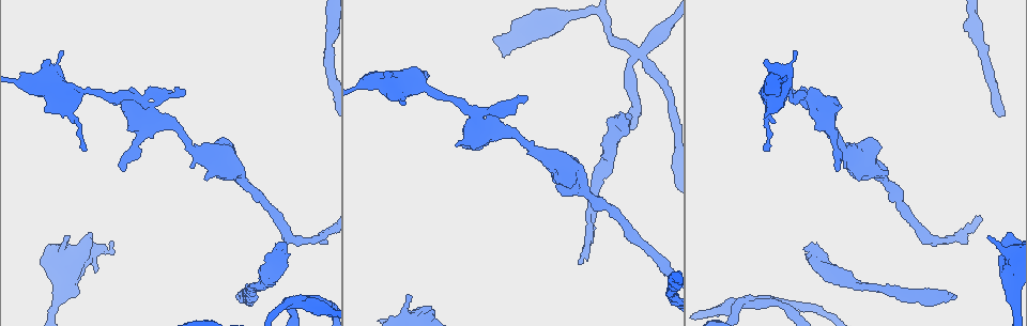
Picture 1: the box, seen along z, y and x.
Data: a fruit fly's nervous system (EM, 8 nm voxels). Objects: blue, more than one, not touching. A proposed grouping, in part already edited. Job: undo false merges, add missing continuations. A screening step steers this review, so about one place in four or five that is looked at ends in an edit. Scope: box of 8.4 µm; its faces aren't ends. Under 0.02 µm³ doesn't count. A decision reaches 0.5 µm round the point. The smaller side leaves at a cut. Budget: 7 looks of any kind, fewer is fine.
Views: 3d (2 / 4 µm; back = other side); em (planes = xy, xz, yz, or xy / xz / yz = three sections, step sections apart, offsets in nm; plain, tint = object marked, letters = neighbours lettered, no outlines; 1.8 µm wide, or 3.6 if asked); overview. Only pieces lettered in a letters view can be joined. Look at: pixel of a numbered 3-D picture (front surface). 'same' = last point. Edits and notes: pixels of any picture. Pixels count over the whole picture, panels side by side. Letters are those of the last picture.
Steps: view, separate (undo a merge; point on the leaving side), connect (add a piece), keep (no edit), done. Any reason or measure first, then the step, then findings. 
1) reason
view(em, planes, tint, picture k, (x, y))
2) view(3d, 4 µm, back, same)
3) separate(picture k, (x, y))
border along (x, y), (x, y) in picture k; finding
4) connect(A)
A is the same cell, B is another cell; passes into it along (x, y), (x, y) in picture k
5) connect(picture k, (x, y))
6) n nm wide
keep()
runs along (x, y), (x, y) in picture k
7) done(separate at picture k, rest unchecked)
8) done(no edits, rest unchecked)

thick turns thin
view(em, planes, letters, picture 1, (254, 286))

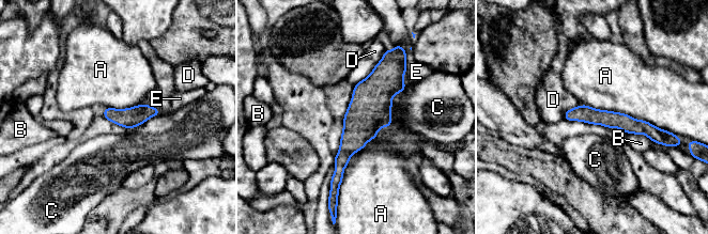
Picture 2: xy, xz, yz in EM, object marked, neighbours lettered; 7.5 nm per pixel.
keep()
A, B, C, D and E are other cells; all the same neuron

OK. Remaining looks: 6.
four or more arms meet
view(3d, 4 µm, picture 1, (747, 301))

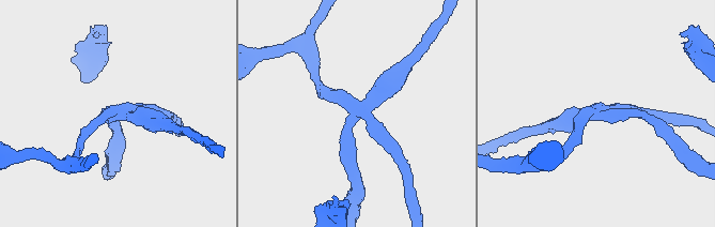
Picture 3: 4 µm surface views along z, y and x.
4 arms
view(em, planes, tint, picture 3, (361, 110))

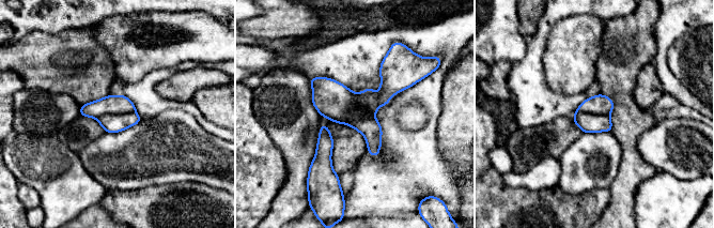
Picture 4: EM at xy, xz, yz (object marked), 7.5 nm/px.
view(em, planes, letters, same)

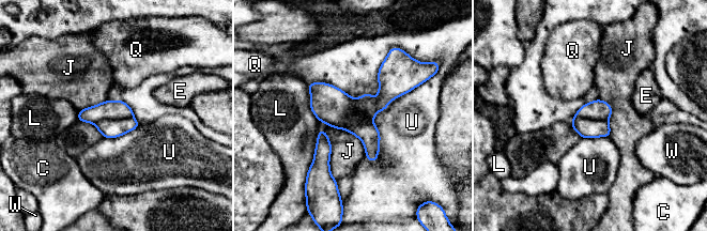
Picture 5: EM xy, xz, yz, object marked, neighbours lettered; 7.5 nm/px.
separate(picture 5, (109, 127))
C, E, J, L, Q, U and W are other cells; border along (133, 116), (101, 119), (94, 124) in picture 5; two neurons meet here

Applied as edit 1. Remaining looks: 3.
sudden change in width
view(3d, 2 µm, picture 1, (480, 130))

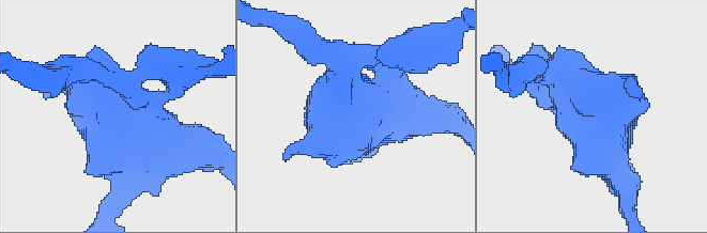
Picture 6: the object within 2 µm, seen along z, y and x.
view(em, yz, step 16, plain, picture 6, (358, 105))

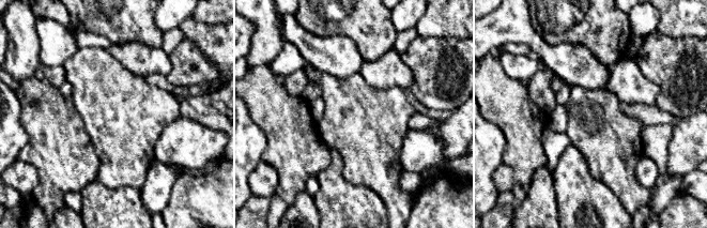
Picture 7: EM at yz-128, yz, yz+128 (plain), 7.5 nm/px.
view(em, yz, step 16, letters, same)

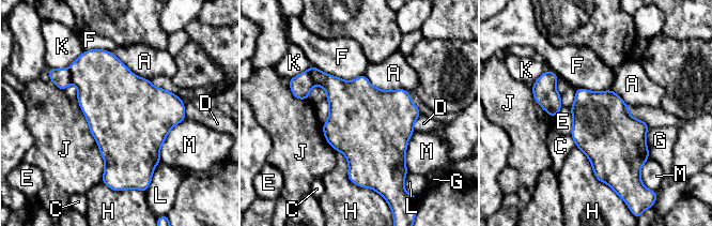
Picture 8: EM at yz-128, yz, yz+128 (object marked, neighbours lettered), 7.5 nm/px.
keep()
A, C, D, E, F, G, H, J, K, L and M are other cells; border along (312, 65), (345, 80), (364, 75) in picture 8; one neuron here

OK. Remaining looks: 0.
done(separate at picture 5, rest unchecked)

